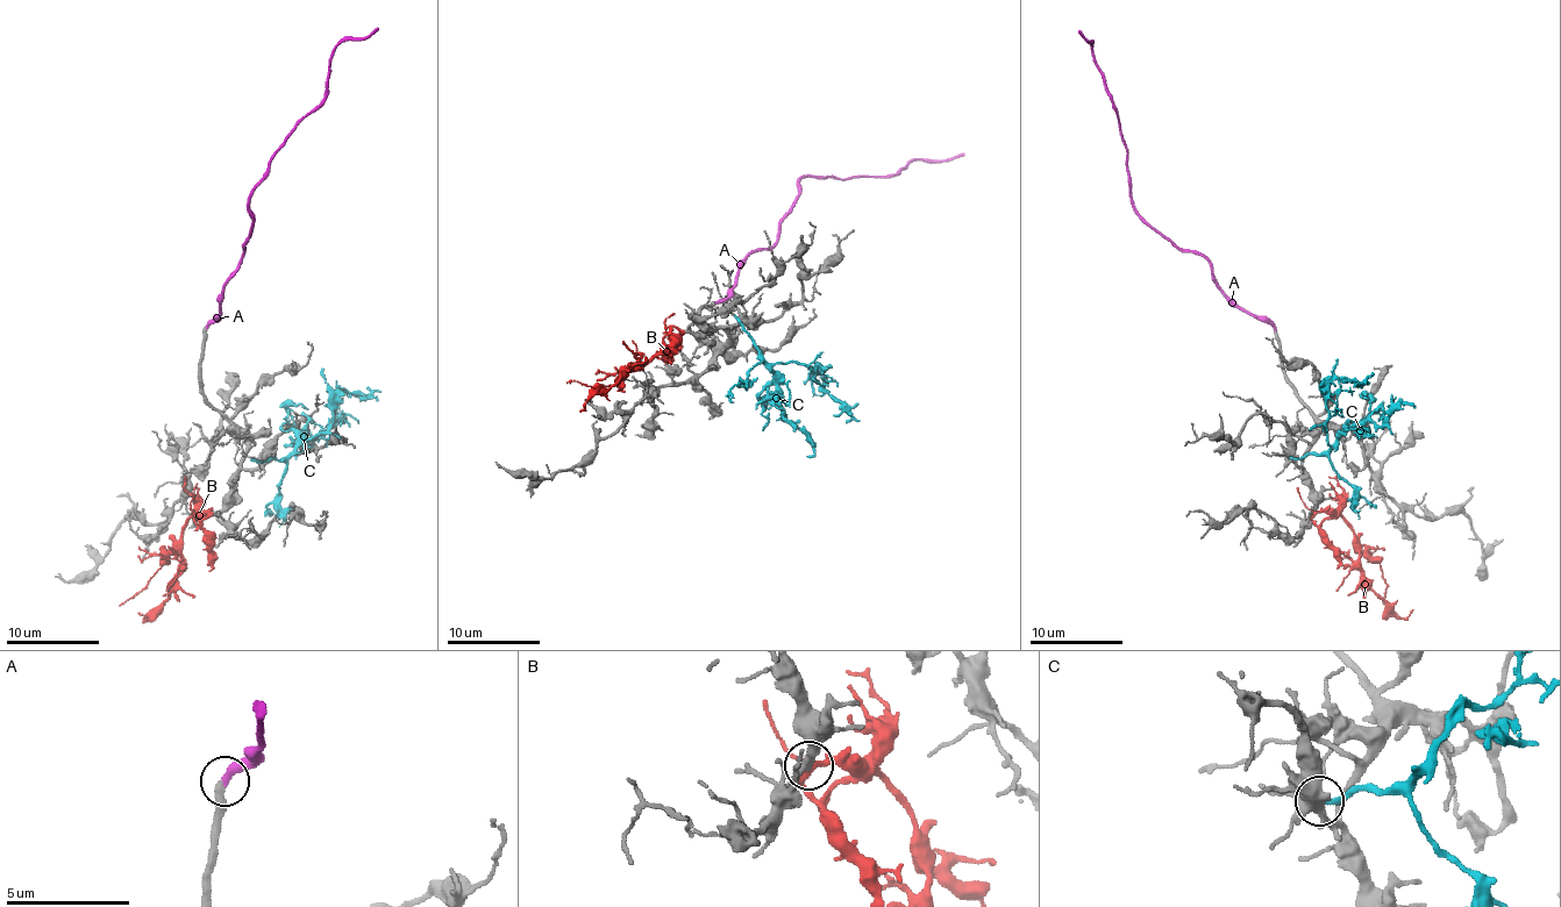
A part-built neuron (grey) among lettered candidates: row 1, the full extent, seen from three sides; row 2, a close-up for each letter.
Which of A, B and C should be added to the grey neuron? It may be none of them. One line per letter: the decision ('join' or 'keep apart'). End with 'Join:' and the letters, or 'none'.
A: join
B: join
C: keep apart
Join: A, B

